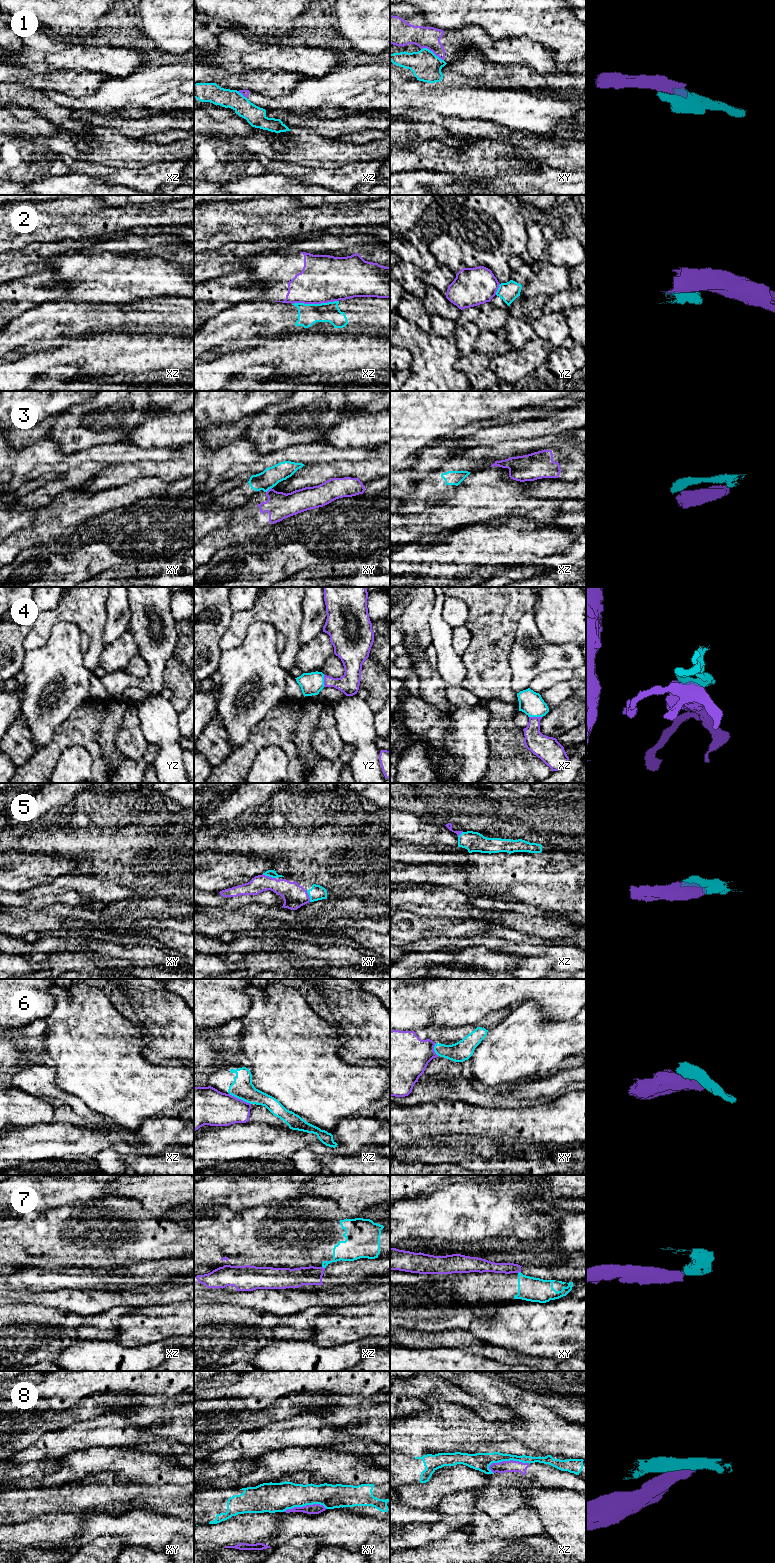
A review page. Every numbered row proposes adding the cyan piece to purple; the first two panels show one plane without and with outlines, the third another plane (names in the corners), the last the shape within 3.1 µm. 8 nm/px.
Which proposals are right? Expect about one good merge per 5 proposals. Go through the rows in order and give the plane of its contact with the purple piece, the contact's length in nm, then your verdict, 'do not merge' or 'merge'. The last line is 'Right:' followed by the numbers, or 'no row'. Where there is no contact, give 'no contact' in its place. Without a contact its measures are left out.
1: contact in xy; length 200 nm; do not merge
2: contact in xz; length 380 nm; do not merge
3: contact in xy; length 60 nm; do not merge
4: contact in yz; length 100 nm; merge
5: contact in xy; length 120 nm; merge
6: contact in xz; length 200 nm; do not merge
7: contact in xz; length 30 nm; do not merge
8: contact in xz; length 340 nm; do not merge
Right: 4, 5

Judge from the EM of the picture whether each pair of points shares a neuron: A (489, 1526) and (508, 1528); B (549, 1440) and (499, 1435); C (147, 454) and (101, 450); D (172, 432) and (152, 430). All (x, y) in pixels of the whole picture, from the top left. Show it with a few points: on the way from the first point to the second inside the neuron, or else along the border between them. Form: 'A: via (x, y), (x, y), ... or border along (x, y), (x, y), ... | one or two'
A: via (494, 1528), (503, 1528) | one
B: via (537, 1433), (511, 1433) | one
C: via (136, 454), (112, 453) | one
D: via (167, 430), (157, 430) | one

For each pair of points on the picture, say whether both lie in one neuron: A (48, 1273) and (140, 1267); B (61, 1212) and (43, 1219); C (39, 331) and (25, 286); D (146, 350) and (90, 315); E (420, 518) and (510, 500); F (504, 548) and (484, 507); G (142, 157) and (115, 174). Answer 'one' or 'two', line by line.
A: one
B: one
C: two
D: two
E: one
F: two
G: two

